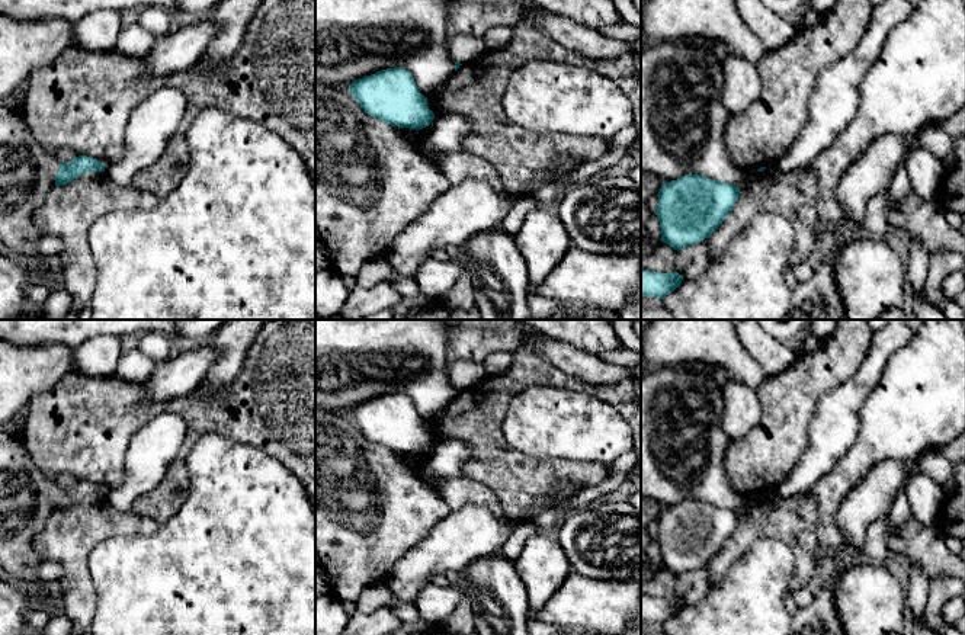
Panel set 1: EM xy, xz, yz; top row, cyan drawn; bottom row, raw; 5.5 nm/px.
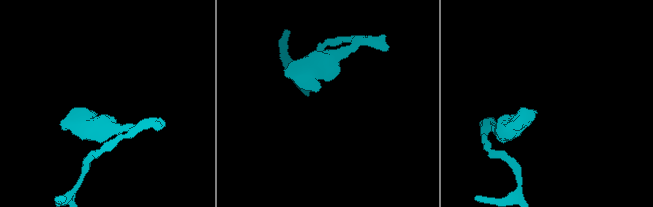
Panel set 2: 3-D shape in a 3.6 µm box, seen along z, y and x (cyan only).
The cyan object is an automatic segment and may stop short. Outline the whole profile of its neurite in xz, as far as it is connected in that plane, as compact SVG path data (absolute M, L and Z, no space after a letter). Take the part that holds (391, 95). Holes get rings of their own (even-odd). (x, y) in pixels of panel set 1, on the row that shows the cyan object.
M395 67L356 80L347 89L360 108L391 126L423 129L435 119L413 74Z

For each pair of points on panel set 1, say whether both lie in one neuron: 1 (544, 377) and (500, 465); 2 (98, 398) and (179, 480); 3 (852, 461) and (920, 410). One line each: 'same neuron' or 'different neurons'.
1: same neuron
2: same neuron
3: same neuron

